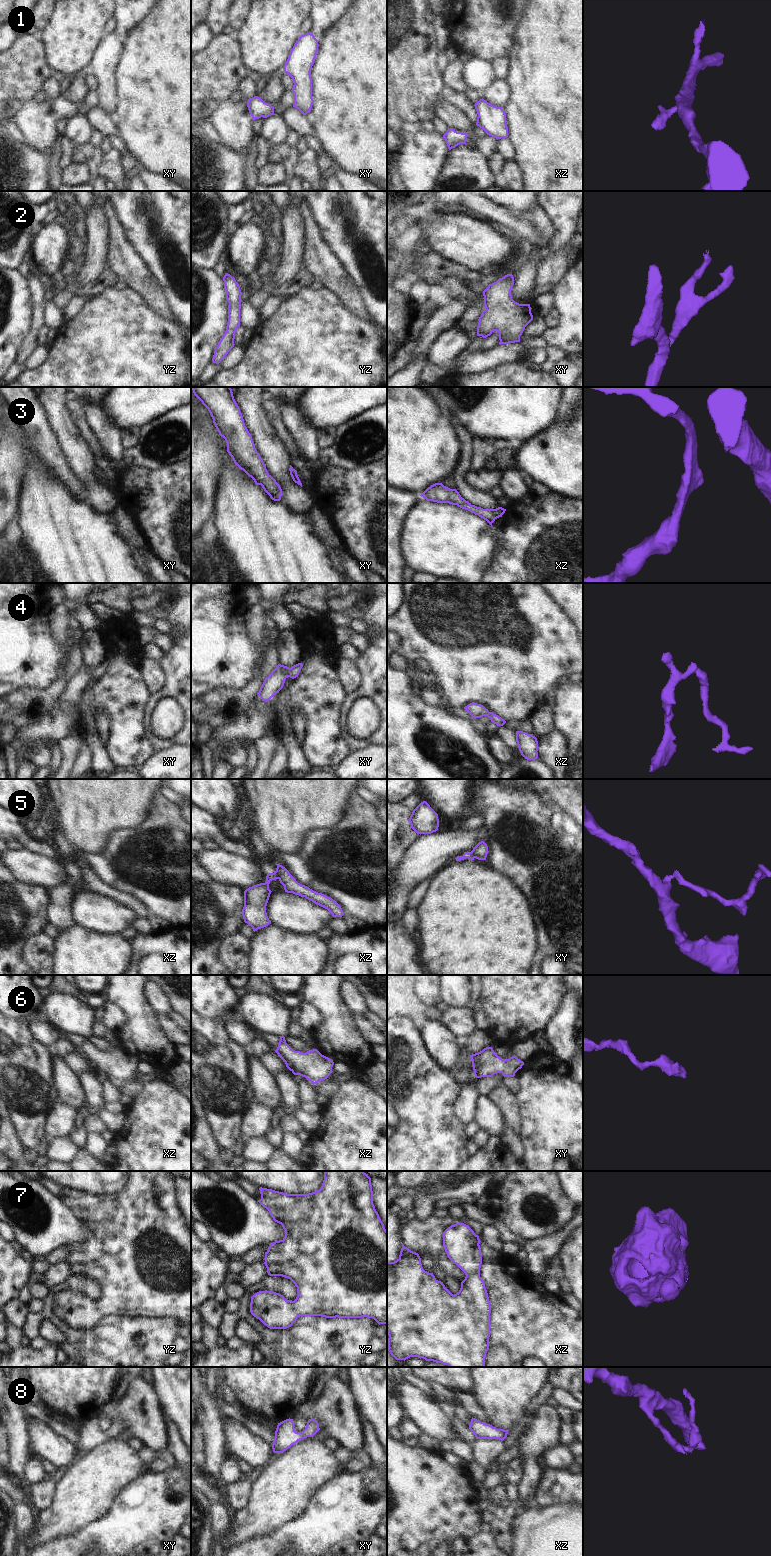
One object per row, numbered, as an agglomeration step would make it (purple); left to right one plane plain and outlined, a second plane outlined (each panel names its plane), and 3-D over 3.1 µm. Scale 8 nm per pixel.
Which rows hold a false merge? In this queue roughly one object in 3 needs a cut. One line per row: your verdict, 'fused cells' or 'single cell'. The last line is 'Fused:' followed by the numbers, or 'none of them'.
1: single cell
2: single cell
3: single cell
4: single cell
5: fused cells
6: single cell
7: single cell
8: single cell
Fused: 5

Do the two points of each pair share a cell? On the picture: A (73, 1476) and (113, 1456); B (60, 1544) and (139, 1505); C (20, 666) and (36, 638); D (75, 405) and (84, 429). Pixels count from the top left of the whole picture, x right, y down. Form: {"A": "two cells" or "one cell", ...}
{"A": "one cell", "B": "one cell", "C": "one cell", "D": "one cell"}

